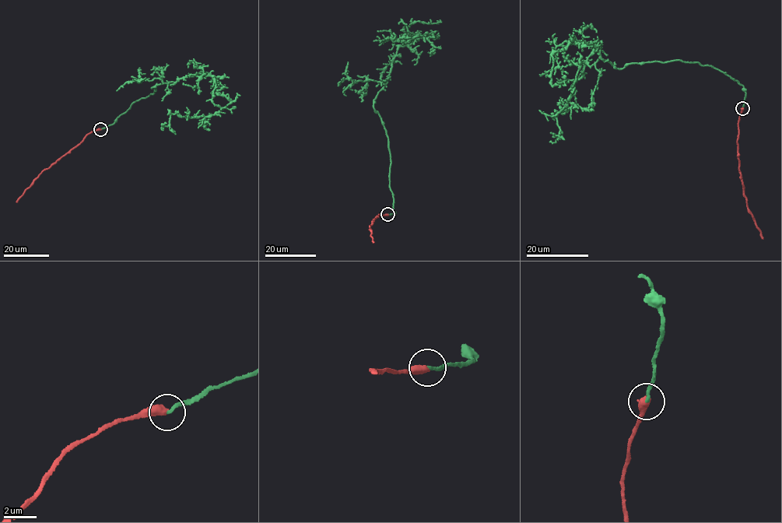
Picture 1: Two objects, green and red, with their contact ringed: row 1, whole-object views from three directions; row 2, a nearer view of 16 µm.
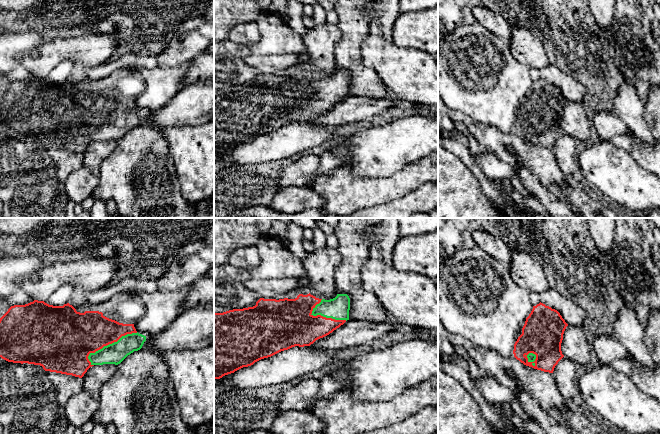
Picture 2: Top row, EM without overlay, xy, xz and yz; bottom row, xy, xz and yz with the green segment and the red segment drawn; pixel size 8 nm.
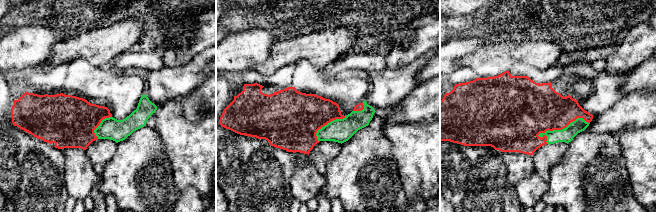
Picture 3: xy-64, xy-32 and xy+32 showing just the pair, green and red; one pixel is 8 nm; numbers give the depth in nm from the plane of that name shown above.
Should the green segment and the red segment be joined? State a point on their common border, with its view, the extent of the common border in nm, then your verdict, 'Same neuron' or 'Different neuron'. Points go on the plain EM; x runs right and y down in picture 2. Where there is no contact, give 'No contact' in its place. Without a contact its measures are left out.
Touches green at xy (109, 120). Shared border 460 nm. Same neuron

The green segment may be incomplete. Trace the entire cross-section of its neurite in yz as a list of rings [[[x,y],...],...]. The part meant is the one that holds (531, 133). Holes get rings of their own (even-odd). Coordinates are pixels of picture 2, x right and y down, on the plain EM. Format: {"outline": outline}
{"outline": [[[541,78],[533,82],[522,104],[522,110],[514,120],[514,133],[526,142],[553,149],[555,142],[564,133],[561,119],[567,102],[568,100],[557,86]]]}

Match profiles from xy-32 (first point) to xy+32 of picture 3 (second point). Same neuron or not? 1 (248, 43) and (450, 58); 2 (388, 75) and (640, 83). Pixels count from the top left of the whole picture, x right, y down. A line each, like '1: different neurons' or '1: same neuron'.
1: same neuron
2: different neurons

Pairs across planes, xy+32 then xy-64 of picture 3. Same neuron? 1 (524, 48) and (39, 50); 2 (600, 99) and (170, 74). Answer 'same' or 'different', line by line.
1: different
2: same

